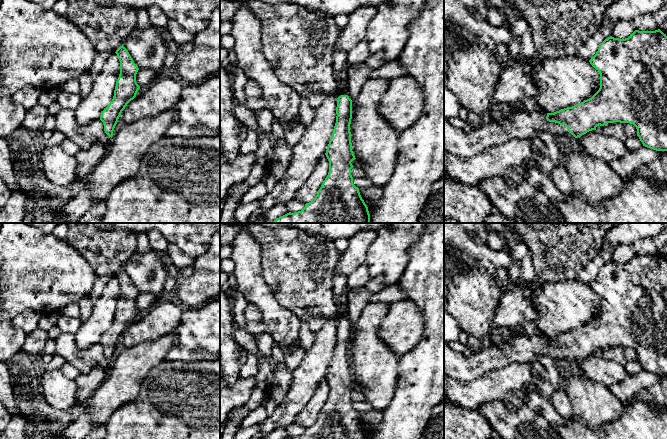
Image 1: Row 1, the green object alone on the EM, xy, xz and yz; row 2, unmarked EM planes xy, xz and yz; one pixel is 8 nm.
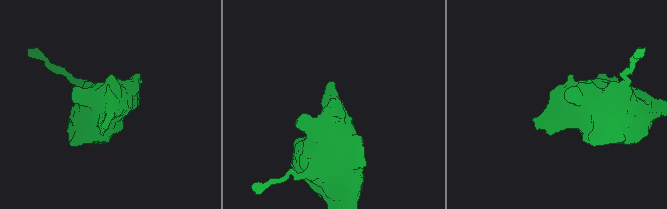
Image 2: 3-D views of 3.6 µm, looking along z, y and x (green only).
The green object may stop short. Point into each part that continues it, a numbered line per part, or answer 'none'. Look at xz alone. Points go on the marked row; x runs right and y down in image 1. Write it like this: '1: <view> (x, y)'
1: xz (342, 88)

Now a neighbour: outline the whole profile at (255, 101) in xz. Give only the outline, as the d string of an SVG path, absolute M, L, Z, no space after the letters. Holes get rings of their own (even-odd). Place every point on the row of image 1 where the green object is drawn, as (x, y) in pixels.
M249 79L244 89L249 109L255 112L266 108L266 101L263 97L261 87L255 81Z

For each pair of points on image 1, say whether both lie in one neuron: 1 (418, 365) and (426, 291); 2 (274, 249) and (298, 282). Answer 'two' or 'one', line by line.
1: one
2: one

